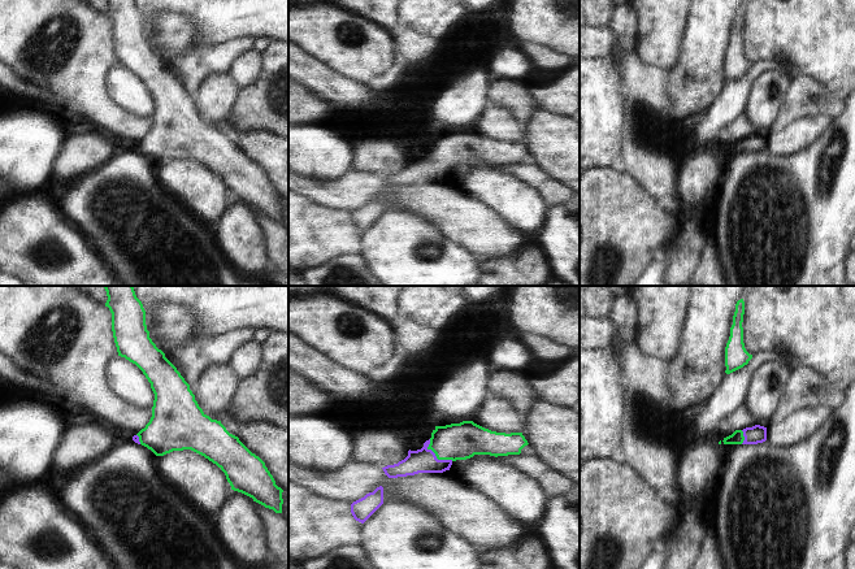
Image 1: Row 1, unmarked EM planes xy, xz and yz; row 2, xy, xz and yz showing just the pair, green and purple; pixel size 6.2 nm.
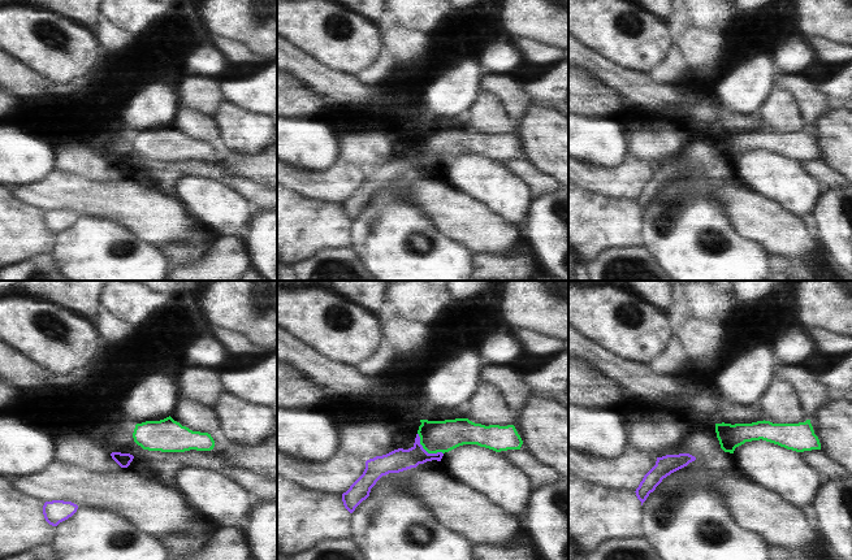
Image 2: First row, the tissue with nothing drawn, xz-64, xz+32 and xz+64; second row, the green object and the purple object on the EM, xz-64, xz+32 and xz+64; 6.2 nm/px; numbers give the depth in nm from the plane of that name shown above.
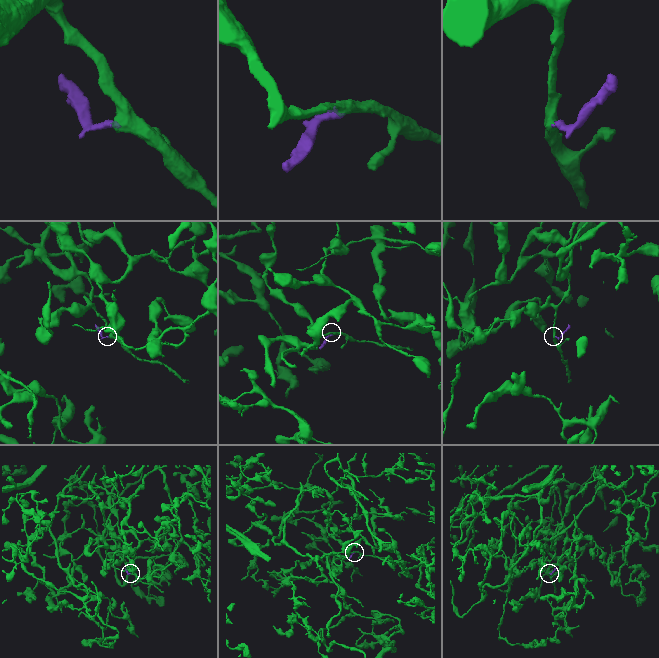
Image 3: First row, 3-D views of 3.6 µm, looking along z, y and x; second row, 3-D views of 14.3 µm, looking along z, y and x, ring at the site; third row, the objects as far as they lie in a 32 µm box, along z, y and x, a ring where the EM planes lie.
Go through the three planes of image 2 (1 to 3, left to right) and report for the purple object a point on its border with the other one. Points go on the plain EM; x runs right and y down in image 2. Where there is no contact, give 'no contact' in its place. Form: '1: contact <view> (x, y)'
1: no contact
2: contact xz+32 (426, 159)
3: no contact

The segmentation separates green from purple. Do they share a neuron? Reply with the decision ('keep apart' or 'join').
join

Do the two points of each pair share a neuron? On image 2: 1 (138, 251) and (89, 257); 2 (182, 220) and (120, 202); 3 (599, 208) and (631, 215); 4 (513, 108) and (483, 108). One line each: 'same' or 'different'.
1: same
2: same
3: same
4: different

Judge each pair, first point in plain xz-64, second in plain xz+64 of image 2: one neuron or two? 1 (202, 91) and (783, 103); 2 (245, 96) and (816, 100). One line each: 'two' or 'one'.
1: two
2: two

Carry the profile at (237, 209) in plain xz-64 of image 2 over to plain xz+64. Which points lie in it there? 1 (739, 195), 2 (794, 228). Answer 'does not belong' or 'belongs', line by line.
1: does not belong
2: does not belong

